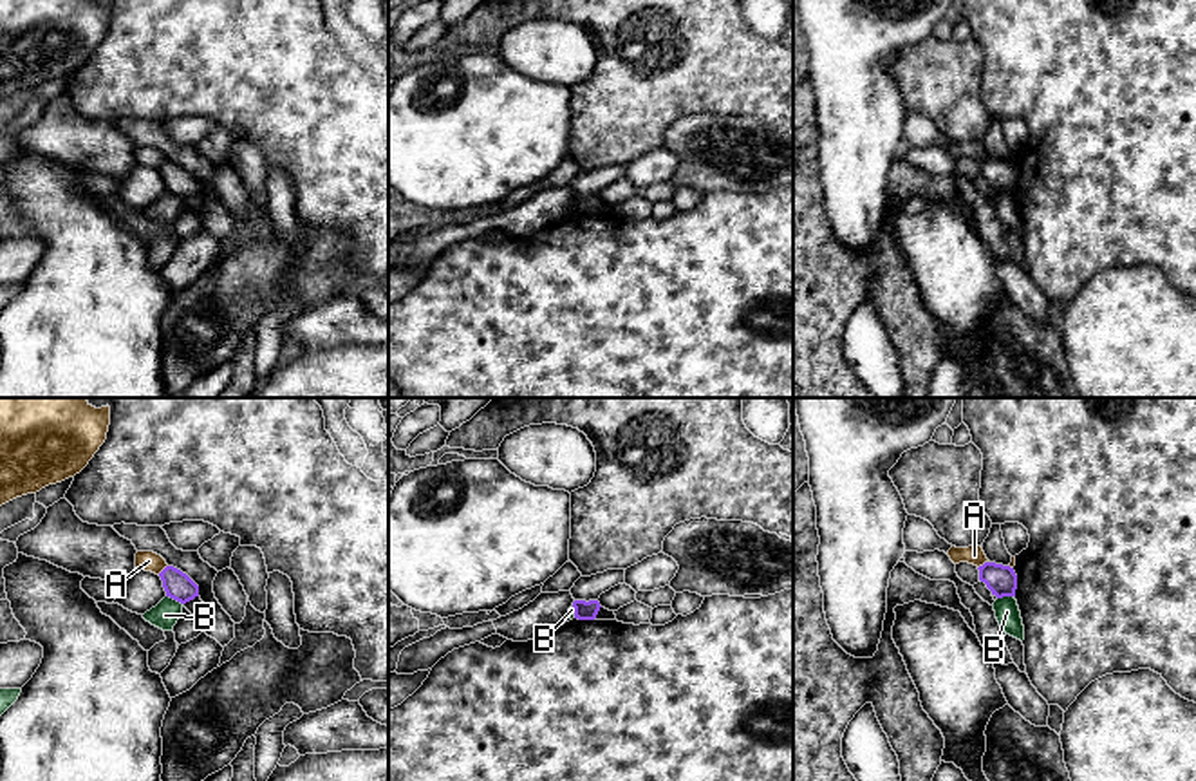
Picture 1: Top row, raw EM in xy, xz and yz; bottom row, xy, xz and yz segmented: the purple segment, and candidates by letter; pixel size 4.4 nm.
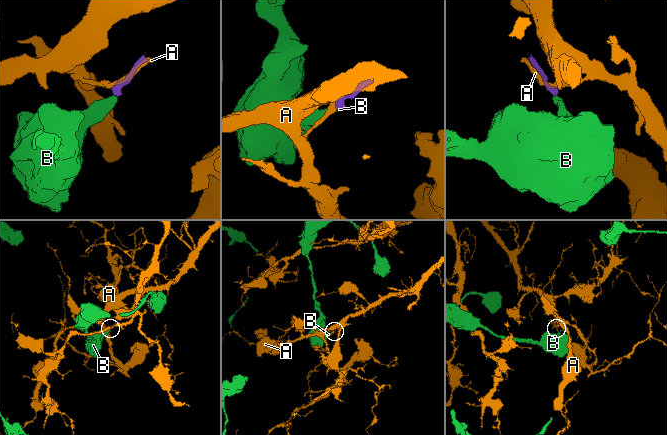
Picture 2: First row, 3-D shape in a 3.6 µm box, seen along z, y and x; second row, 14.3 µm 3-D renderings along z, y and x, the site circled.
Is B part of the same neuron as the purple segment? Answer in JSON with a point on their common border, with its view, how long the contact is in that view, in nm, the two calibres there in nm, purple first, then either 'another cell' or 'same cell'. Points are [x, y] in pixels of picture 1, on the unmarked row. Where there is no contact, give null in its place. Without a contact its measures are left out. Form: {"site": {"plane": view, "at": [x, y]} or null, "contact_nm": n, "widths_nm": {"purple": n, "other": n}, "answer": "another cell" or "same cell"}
{"site": {"plane": "xy", "at": [174, 194]}, "contact_nm": 80, "widths_nm": {"purple": 120, "other": 120}, "answer": "another cell"}

